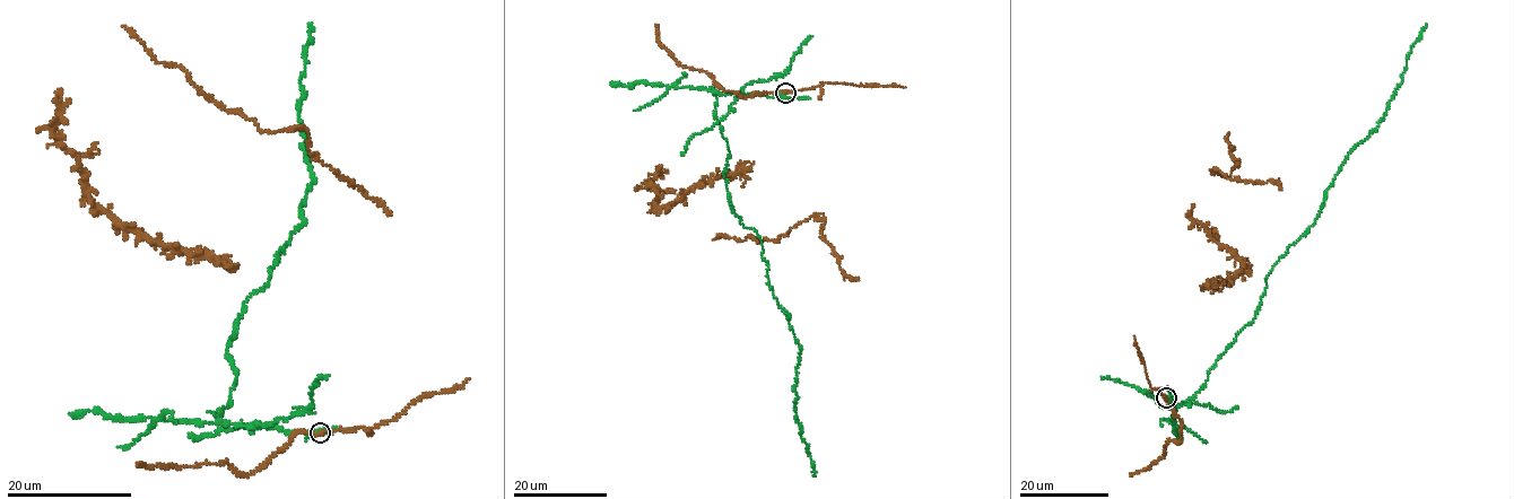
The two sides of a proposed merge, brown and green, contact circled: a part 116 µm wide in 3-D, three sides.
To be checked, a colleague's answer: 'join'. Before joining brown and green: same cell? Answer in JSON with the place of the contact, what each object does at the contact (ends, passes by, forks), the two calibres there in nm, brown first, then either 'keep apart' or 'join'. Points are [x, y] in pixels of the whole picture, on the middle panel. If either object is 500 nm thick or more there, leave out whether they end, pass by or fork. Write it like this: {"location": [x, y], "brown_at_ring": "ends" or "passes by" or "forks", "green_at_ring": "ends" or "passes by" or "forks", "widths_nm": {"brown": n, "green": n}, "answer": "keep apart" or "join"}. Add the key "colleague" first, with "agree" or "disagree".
{"colleague": "disagree", "location": [785, 93], "brown_at_ring": "passes by", "green_at_ring": "passes by", "widths_nm": {"brown": 280, "green": 240}, "answer": "keep apart"}

